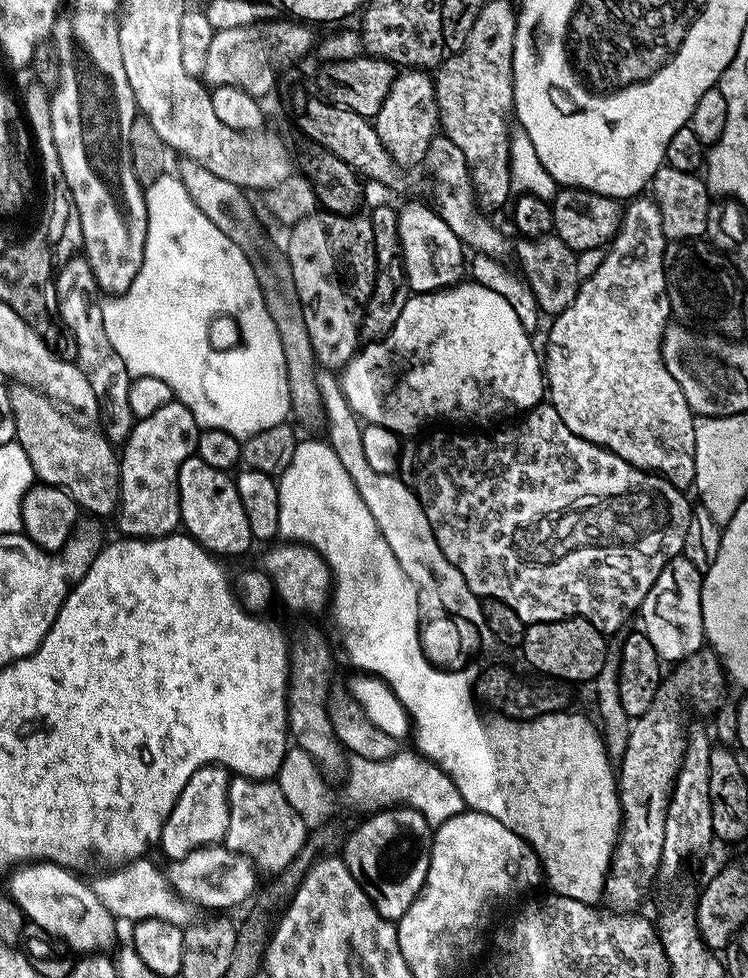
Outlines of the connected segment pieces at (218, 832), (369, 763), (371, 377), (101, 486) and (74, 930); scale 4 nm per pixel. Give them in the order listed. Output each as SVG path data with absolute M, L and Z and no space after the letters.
M219 764L204 765L190 778L190 782L186 782L182 794L178 794L178 802L174 802L174 810L170 810L170 818L162 826L160 835L159 851L164 851L169 861L180 860L194 850L216 846L223 841L230 826L229 783L228 768Z
M398 750L385 760L367 760L362 756L350 759L348 777L344 780L344 800L352 808L361 808L364 814L381 811L385 808L413 808L435 826L454 818L465 811L466 805L458 786L454 786L436 764L431 764L415 751Z
M461 282L453 284L451 288L441 288L438 292L417 292L409 295L406 306L402 306L402 314L398 322L394 322L387 336L383 340L365 343L352 357L350 363L345 365L338 376L340 388L344 392L346 402L352 407L352 412L364 424L386 426L386 430L396 433L401 438L415 437L414 434L419 428L424 428L435 420L496 420L507 412L523 414L528 409L535 408L546 396L542 356L539 351L536 353L531 338L533 337L528 330L523 328L510 303L506 302L501 294L487 289L486 286L475 282Z
M13 383L9 387L10 406L14 406L14 422L16 423L15 443L26 450L26 458L30 458L30 466L36 472L36 480L41 484L49 484L55 488L66 490L70 498L79 504L85 513L95 517L108 516L117 511L120 499L120 458L113 441L101 431L83 428L75 415L69 414L61 405L48 396L43 396L38 389L29 384Z
M24 862L7 877L6 891L35 927L53 938L59 938L65 945L68 943L67 947L73 953L107 953L107 948L116 940L118 921L102 904L98 894L94 894L91 883L87 879L79 880L76 876L79 875L75 871L61 864Z

